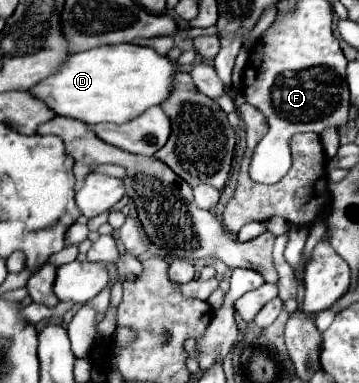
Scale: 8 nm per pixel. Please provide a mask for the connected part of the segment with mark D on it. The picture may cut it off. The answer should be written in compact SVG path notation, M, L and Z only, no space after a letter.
M133 43L107 45L71 55L59 73L47 77L29 91L63 117L73 117L89 125L105 121L127 123L149 107L161 105L171 95L175 73L177 67L173 61L151 47L139 47Z

